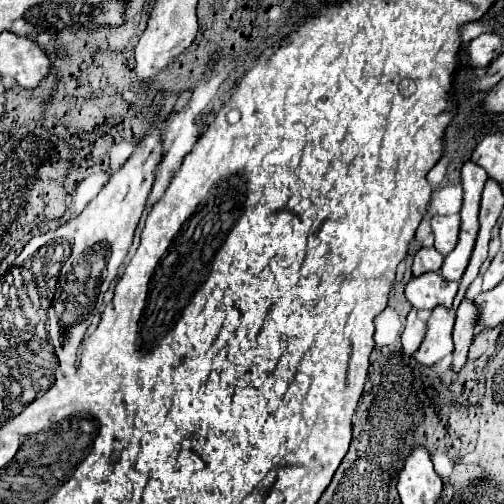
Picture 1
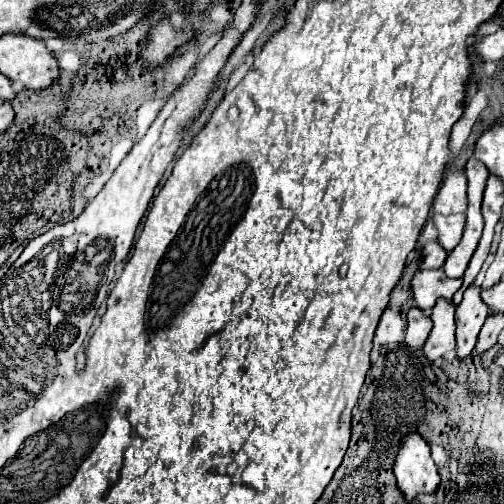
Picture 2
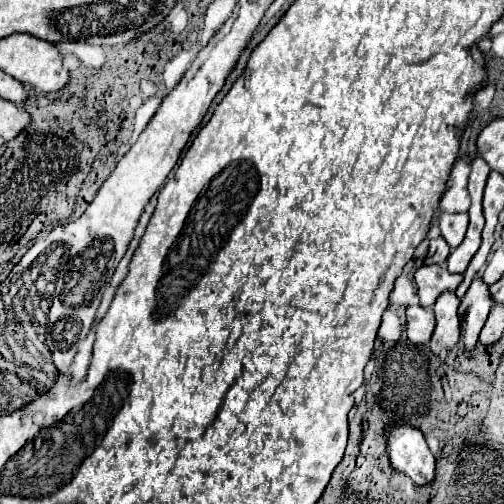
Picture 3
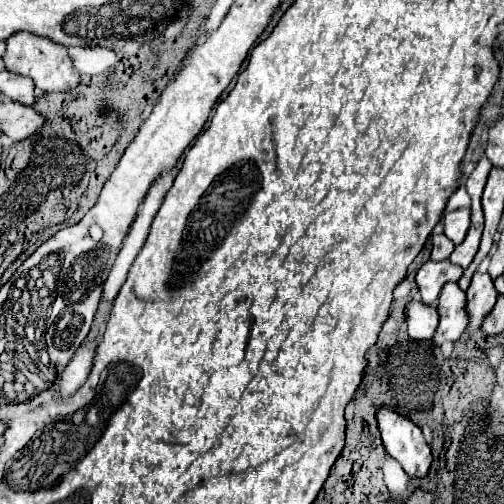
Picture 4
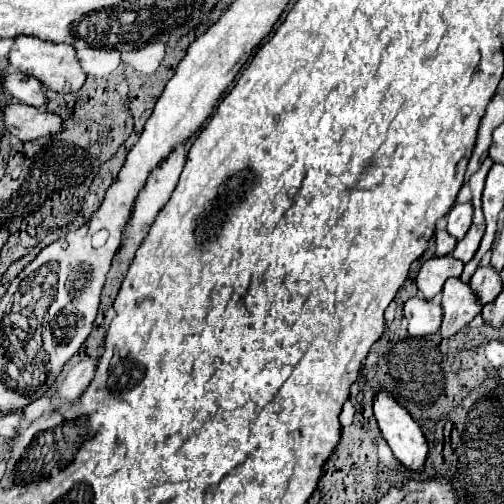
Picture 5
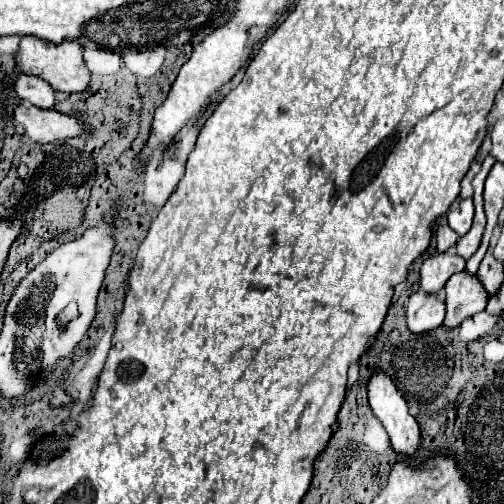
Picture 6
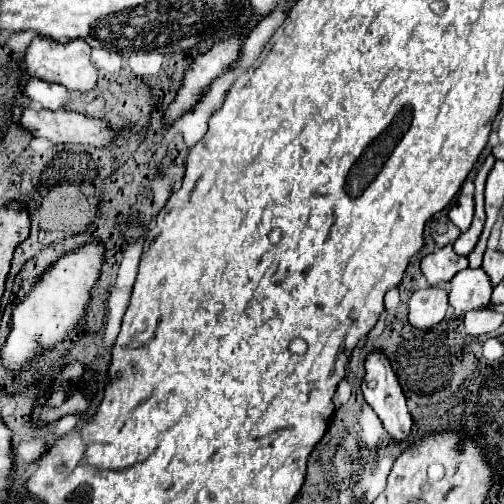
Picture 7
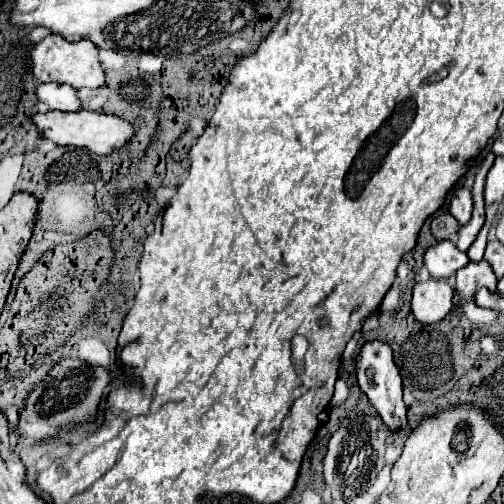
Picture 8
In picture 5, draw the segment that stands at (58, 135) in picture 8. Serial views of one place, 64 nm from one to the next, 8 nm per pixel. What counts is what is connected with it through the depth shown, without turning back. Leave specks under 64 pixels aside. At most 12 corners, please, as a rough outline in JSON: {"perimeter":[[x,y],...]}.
{"perimeter":[[20,102],[4,106],[4,126],[18,140],[56,134],[62,120]]}

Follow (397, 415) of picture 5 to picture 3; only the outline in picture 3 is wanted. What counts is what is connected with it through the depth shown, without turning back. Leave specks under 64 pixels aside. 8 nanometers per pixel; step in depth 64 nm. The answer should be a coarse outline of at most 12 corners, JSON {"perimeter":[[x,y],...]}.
{"perimeter":[[412,426],[388,430],[390,462],[416,486],[432,484],[436,458]]}

